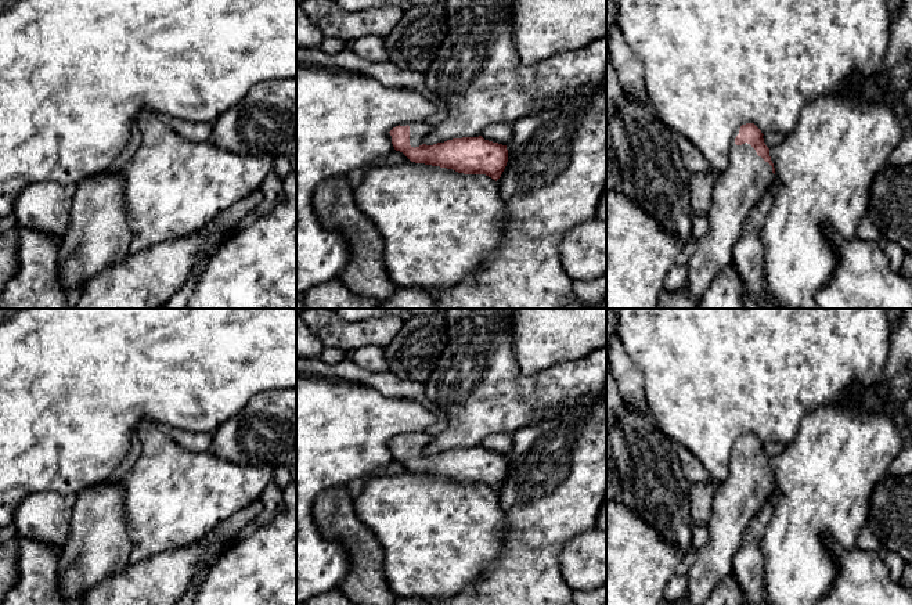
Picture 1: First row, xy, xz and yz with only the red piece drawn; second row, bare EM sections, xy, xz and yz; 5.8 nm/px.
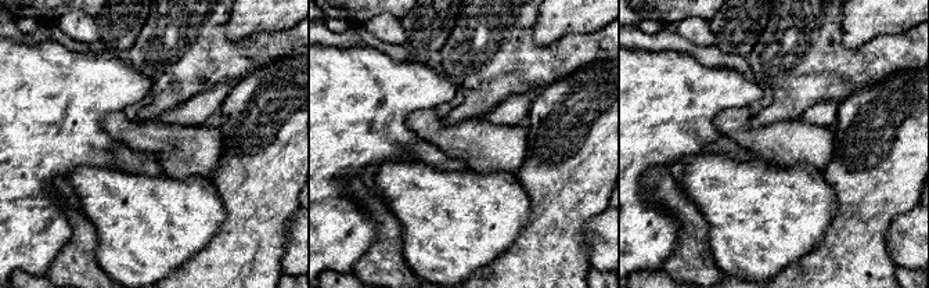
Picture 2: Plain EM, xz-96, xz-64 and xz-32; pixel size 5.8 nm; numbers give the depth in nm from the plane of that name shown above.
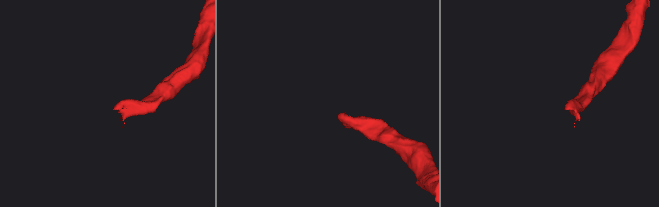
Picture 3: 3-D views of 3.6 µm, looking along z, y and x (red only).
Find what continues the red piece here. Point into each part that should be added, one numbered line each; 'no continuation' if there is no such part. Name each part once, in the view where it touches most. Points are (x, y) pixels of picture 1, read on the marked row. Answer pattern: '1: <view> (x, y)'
1: yz (741, 186)

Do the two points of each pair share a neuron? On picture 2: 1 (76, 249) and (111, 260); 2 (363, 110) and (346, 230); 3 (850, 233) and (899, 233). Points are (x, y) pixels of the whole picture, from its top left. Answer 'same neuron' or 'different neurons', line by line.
1: different neurons
2: same neuron
3: different neurons

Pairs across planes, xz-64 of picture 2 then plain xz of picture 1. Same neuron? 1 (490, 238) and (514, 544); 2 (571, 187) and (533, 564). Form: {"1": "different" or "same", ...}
{"1": "different", "2": "same"}

